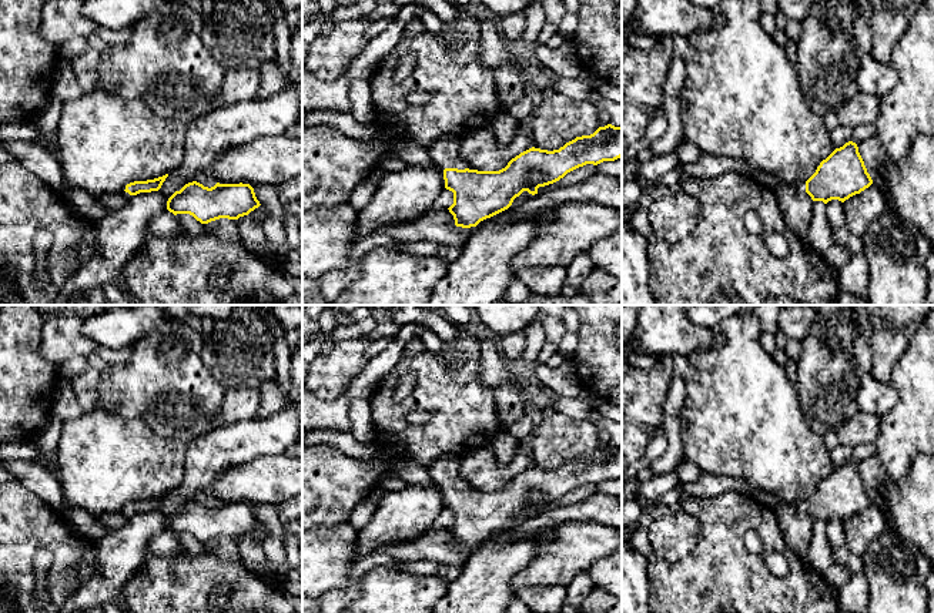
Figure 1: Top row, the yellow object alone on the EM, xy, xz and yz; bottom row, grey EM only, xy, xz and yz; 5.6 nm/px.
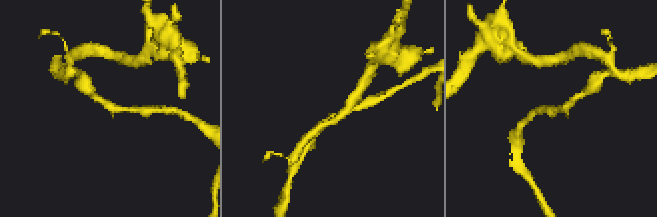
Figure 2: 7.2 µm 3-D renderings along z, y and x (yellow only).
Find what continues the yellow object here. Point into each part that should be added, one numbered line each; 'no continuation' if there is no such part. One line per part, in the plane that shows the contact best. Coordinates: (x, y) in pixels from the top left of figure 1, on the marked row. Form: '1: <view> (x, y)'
1: xz (444, 151)

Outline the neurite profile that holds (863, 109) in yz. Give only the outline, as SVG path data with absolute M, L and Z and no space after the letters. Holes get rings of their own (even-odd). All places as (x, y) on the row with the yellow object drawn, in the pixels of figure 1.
M858 93L846 103L836 114L841 125L856 128L863 124L873 124L880 113L880 98Z

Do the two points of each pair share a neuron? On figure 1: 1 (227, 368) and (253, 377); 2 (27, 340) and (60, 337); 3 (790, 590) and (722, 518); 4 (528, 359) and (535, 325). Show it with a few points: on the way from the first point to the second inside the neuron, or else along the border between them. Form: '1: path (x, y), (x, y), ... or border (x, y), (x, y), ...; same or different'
1: path (233, 368), (244, 368), (247, 371); same
2: border (46, 320), (42, 328), (40, 354), (57, 367); different
3: path (767, 588), (723, 541); same
4: path (531, 351), (535, 334); same

